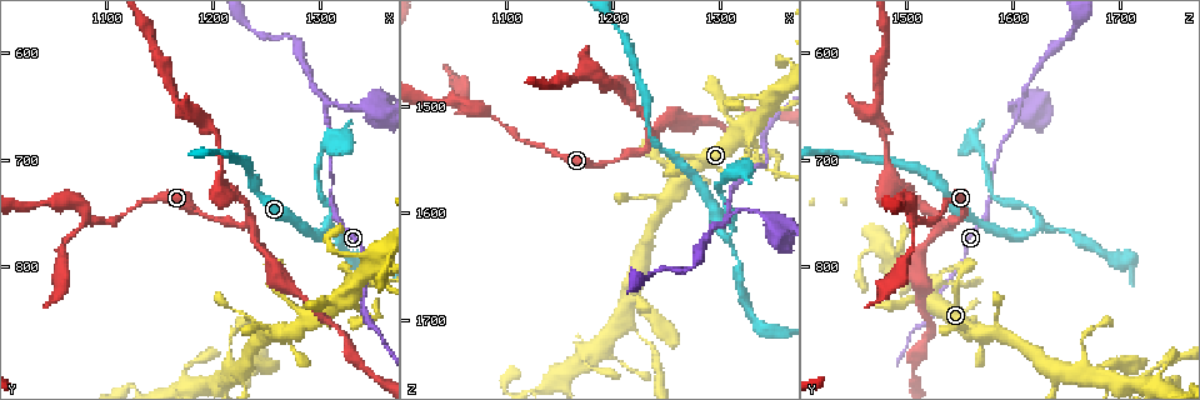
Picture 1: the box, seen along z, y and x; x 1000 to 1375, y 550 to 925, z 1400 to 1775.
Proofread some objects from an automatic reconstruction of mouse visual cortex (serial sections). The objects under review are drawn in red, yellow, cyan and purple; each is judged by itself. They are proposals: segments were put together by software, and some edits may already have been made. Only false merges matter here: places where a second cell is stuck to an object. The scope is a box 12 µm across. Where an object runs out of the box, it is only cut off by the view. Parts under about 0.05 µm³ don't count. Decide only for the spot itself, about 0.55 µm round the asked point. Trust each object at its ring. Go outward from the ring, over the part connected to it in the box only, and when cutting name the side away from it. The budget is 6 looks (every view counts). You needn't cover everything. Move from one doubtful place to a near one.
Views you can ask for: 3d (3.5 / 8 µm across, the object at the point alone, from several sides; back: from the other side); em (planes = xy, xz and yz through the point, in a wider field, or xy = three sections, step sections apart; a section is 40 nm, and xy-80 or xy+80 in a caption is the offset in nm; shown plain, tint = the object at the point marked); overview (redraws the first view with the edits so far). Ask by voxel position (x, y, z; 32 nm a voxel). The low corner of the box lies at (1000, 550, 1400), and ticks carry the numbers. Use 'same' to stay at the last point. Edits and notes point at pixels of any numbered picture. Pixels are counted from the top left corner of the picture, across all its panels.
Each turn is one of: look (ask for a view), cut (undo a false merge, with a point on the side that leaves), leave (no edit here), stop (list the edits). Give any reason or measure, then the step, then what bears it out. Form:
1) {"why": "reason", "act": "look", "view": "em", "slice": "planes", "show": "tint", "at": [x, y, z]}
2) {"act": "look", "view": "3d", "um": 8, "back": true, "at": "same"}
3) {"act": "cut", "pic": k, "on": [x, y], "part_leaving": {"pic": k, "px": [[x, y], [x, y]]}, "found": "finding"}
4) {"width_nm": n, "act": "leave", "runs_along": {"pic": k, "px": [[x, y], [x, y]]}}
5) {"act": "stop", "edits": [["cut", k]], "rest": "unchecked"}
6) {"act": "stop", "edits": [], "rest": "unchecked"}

{"why": "three-way junction", "act": "look", "view": "3d", "um": 3.5, "at": [1306, 652, 1606]}

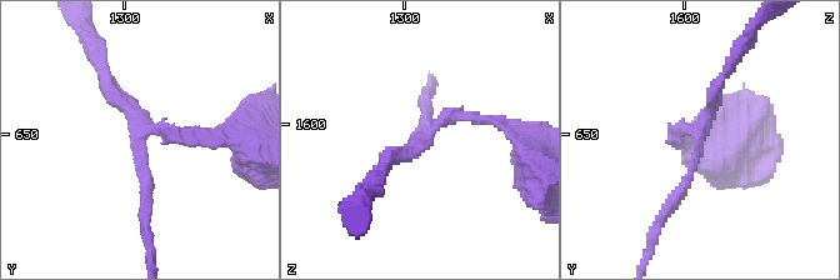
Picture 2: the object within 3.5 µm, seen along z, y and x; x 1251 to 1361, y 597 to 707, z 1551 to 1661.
{"arms": 3, "arm_widths_nm": [150, 150, 150], "why": "now the EM", "act": "look", "view": "em", "slice": "xy", "step": 1, "show": "tint", "at": [1305, 649, 1606]}

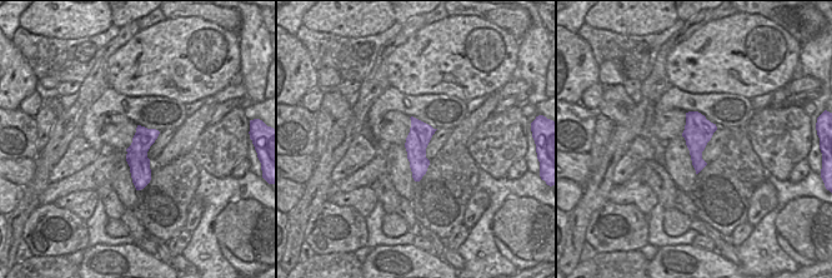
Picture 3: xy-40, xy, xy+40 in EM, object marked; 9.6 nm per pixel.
{"width_nm": 220, "act": "leave", "runs_along": {"pic": 3, "px": [[141, 129], [140, 185]]}, "found": "all the same cell"}

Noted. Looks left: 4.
{"why": "abrupt turn", "act": "look", "view": "3d", "um": 8, "at": [1306, 762, 1624]}

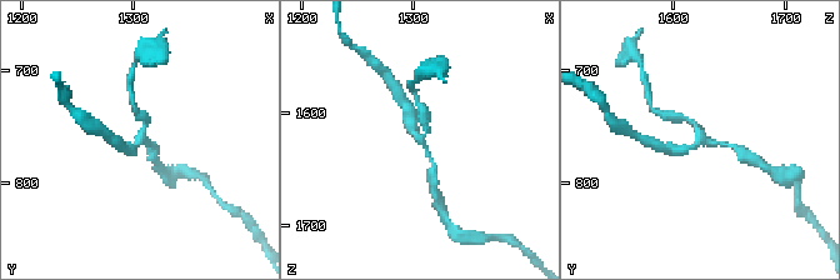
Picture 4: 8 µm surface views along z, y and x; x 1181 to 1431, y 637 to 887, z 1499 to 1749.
{"arms": 3, "arm_widths_nm": [150, 150, 350], "act": "look", "view": "em", "slice": "xy", "step": 5, "show": "tint", "at": [1306, 760, 1626]}

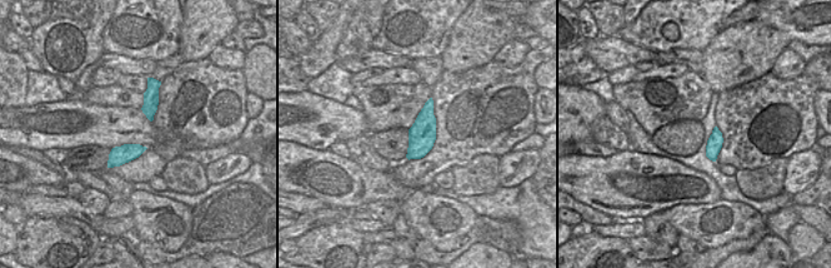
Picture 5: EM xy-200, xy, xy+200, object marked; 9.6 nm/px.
{"act": "leave", "runs_along": {"pic": 4, "px": [[129, 148], [140, 140], [145, 118]]}, "found": "one cell here"}

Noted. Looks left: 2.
{"why": "thin neck", "act": "look", "view": "3d", "um": 3.5, "at": [1082, 752, 1506]}

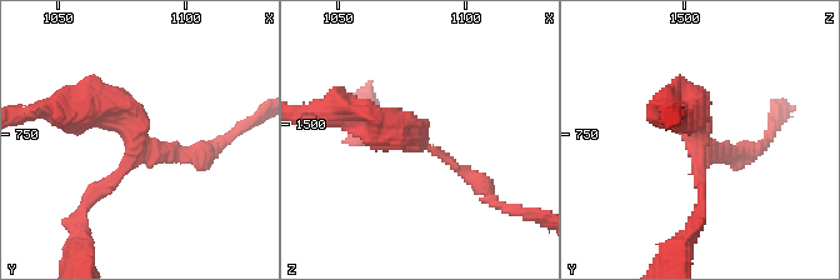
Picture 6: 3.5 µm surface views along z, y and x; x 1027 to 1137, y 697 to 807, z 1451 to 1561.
{"arms": 3, "arm_widths_nm": [150, 200, 400], "act": "look", "view": "em", "slice": "xy", "step": 3, "show": "tint", "at": [1083, 753, 1508]}

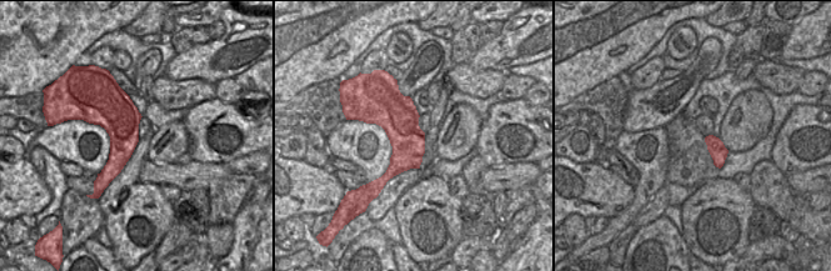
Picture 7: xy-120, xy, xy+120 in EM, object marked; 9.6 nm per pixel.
{"width_nm": 360, "act": "leave", "runs_along": {"pic": 6, "px": [[488, 193], [419, 139], [380, 133], [358, 113]]}, "found": "all the same cell"}

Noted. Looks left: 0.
{"act": "stop", "edits": [], "rest": "unchecked"}

